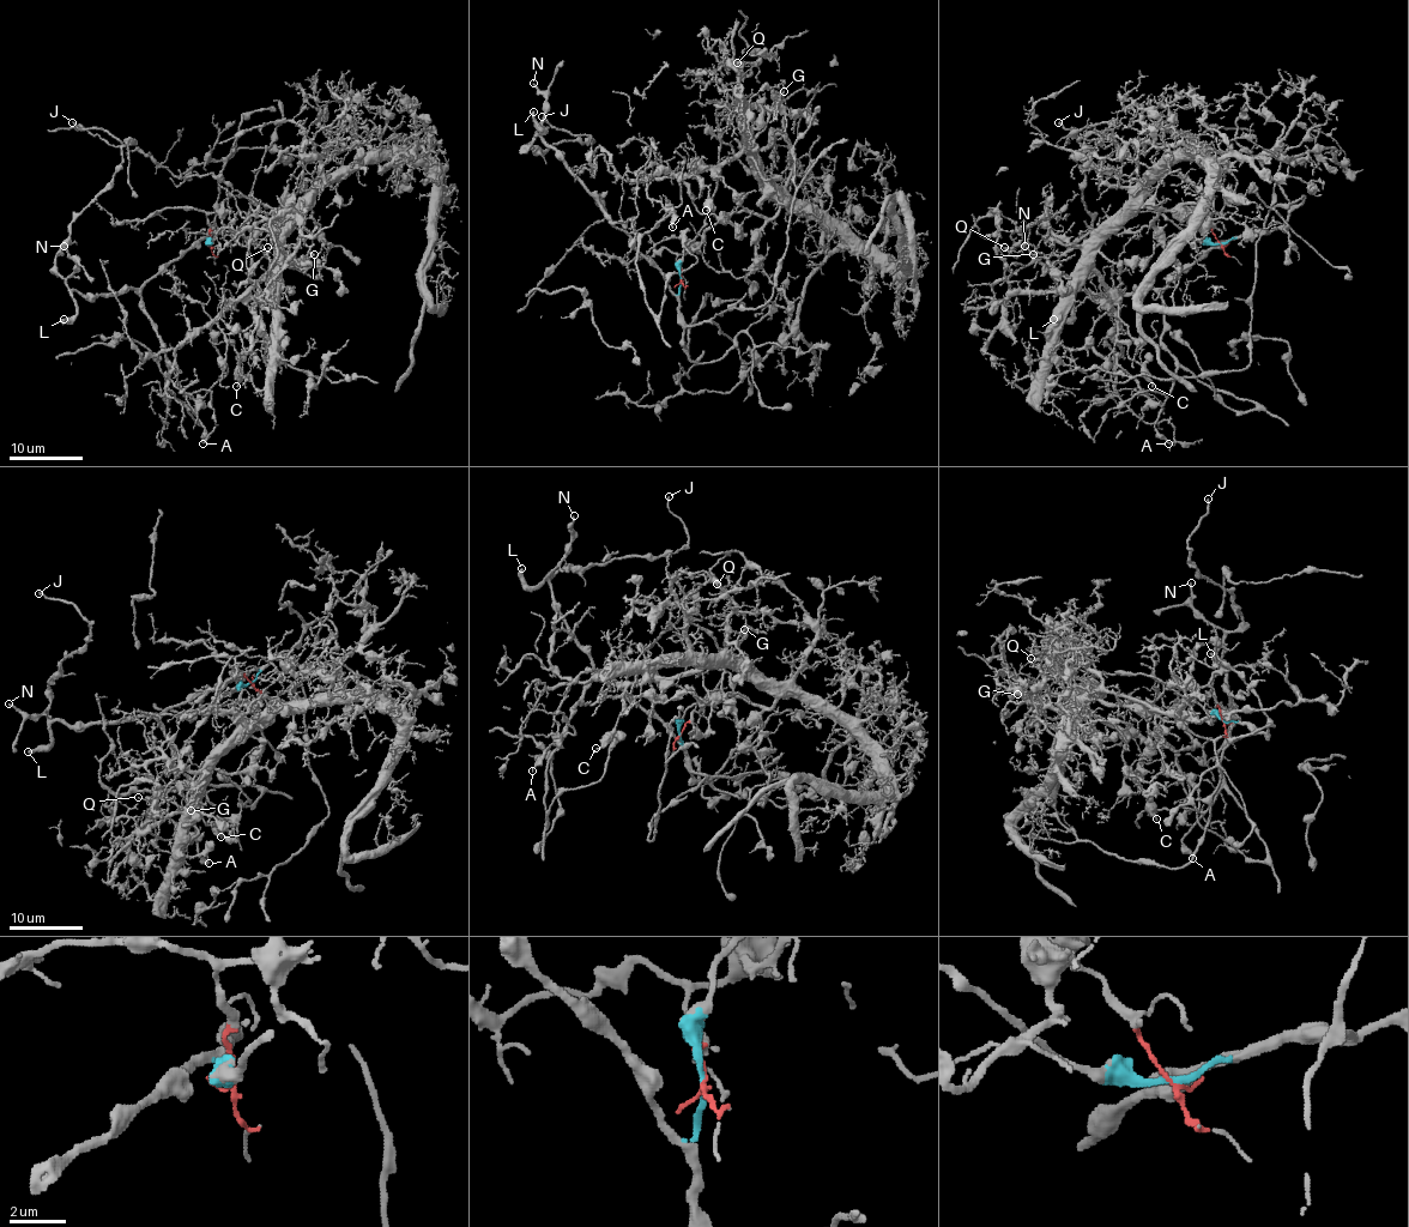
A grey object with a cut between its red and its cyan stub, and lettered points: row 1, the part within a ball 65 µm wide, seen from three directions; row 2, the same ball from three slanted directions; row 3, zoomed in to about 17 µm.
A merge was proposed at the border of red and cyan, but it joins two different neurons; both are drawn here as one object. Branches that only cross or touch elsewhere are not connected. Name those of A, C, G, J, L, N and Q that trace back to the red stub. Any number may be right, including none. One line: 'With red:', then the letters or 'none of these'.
With red: C, G, Q

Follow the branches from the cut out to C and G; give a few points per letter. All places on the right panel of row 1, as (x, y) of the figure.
C: (1221, 243), (1197, 212), (1165, 246), (1153, 223), (1160, 211), (1137, 209), (1093, 263), (1117, 338), (1153, 386)
G: (1221, 243), (1197, 212), (1165, 246), (1153, 206), (1129, 209), (1082, 243), (1045, 236), (1032, 255)

